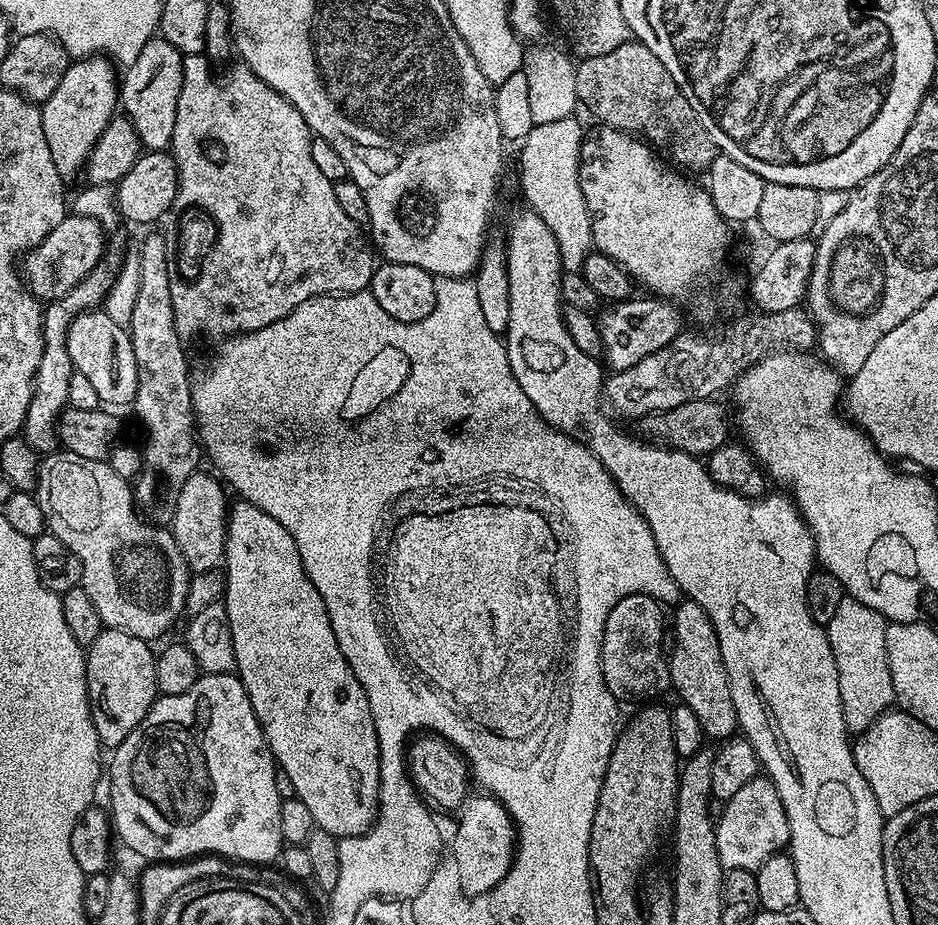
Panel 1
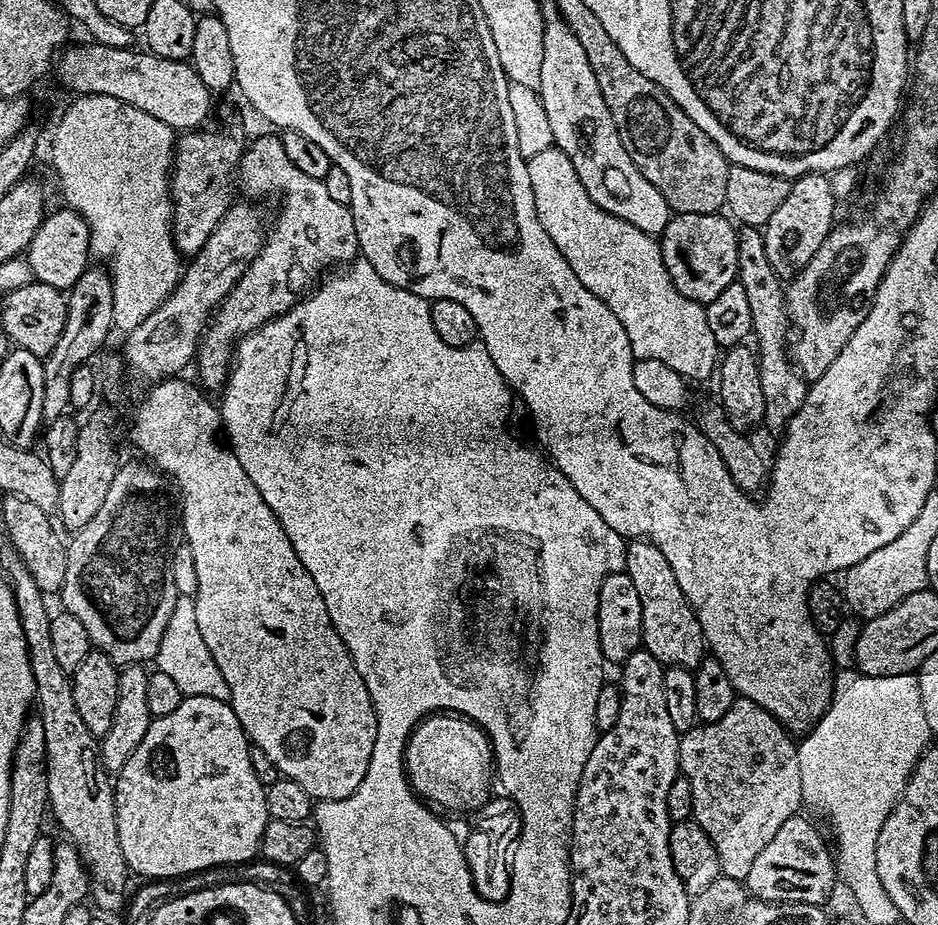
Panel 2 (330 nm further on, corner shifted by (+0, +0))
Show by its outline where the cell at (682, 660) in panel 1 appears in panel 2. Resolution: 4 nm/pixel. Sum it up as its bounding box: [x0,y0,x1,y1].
[624,540,706,670]

